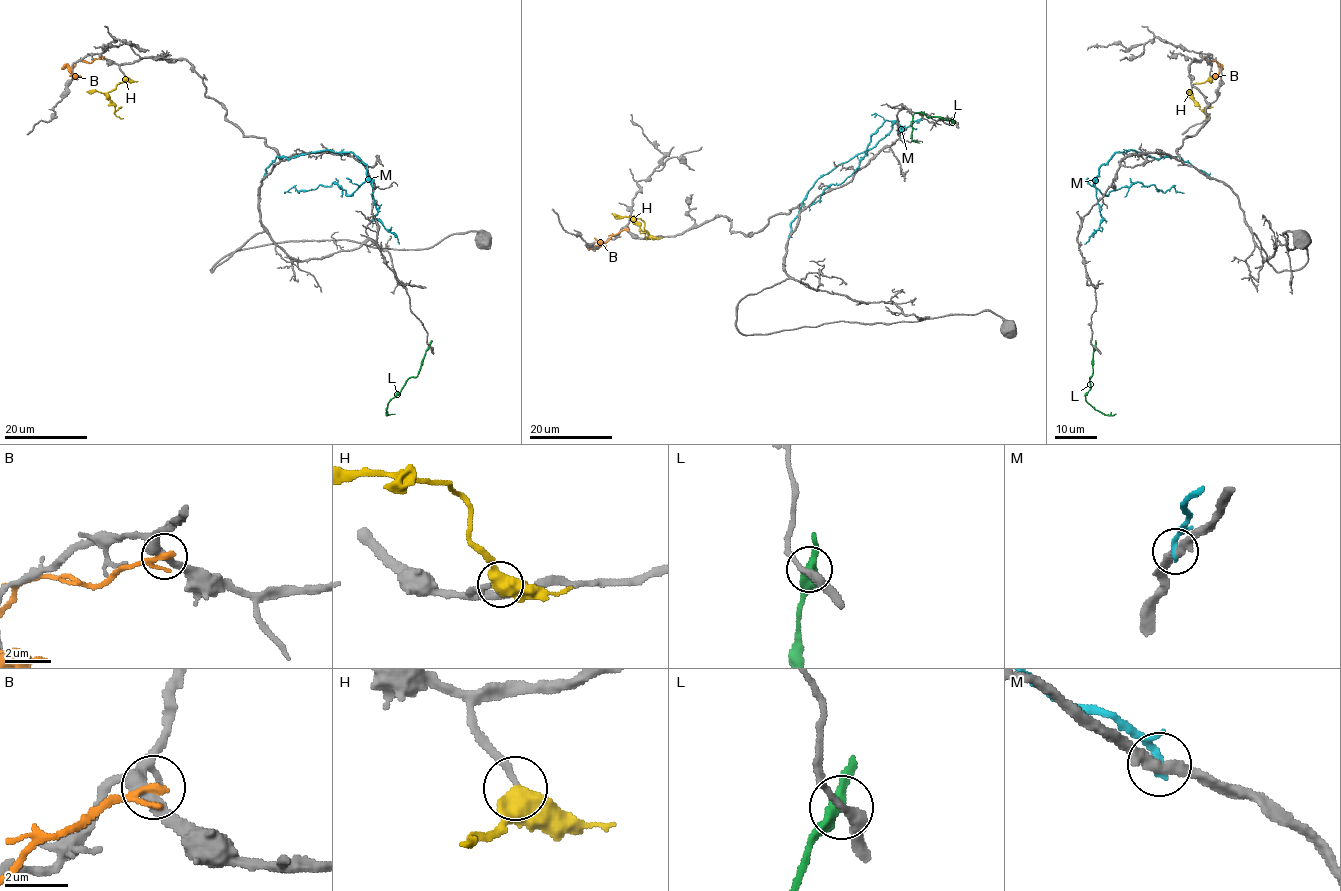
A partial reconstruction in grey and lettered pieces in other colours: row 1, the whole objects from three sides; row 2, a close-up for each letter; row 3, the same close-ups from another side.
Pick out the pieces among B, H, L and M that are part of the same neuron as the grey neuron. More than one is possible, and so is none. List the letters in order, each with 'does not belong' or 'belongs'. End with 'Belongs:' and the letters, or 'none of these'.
B: does not belong
H: belongs
L: does not belong
M: does not belong
Belongs: H

